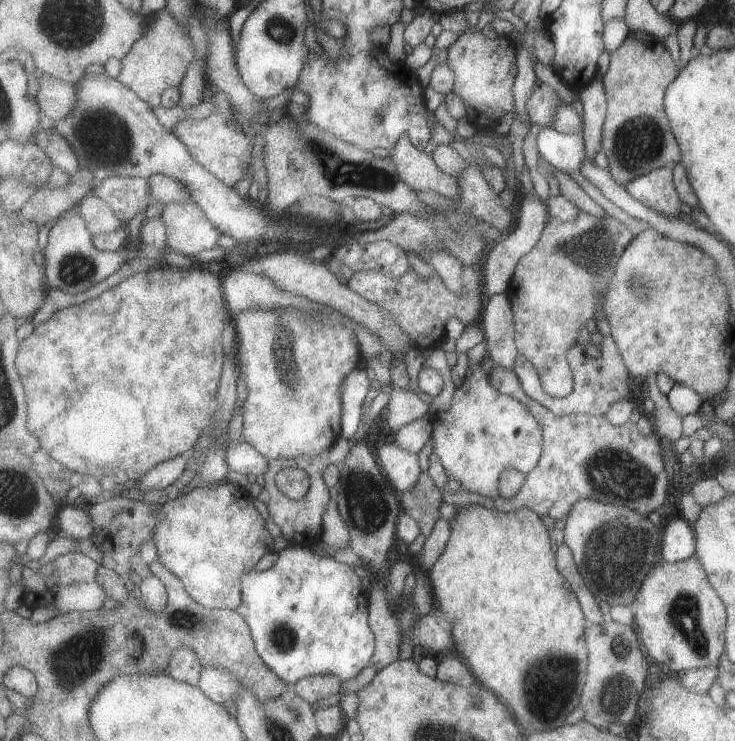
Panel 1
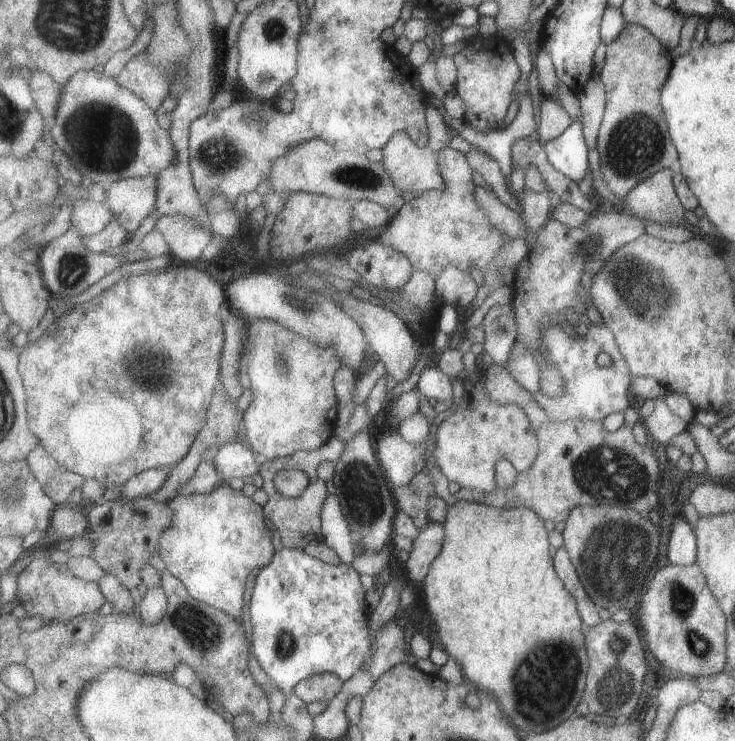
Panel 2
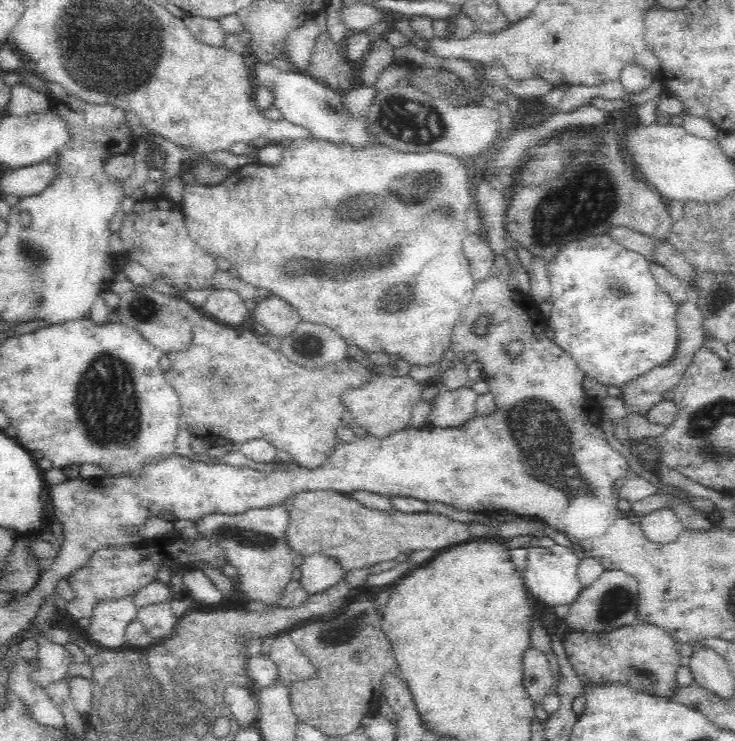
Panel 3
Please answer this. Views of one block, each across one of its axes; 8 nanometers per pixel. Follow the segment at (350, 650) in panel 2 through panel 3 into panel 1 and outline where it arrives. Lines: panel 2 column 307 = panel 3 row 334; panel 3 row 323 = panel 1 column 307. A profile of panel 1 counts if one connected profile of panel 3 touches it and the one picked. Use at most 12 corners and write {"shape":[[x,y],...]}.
{"shape":[[309,546],[243,576],[247,622],[289,684],[377,654],[363,572]]}

